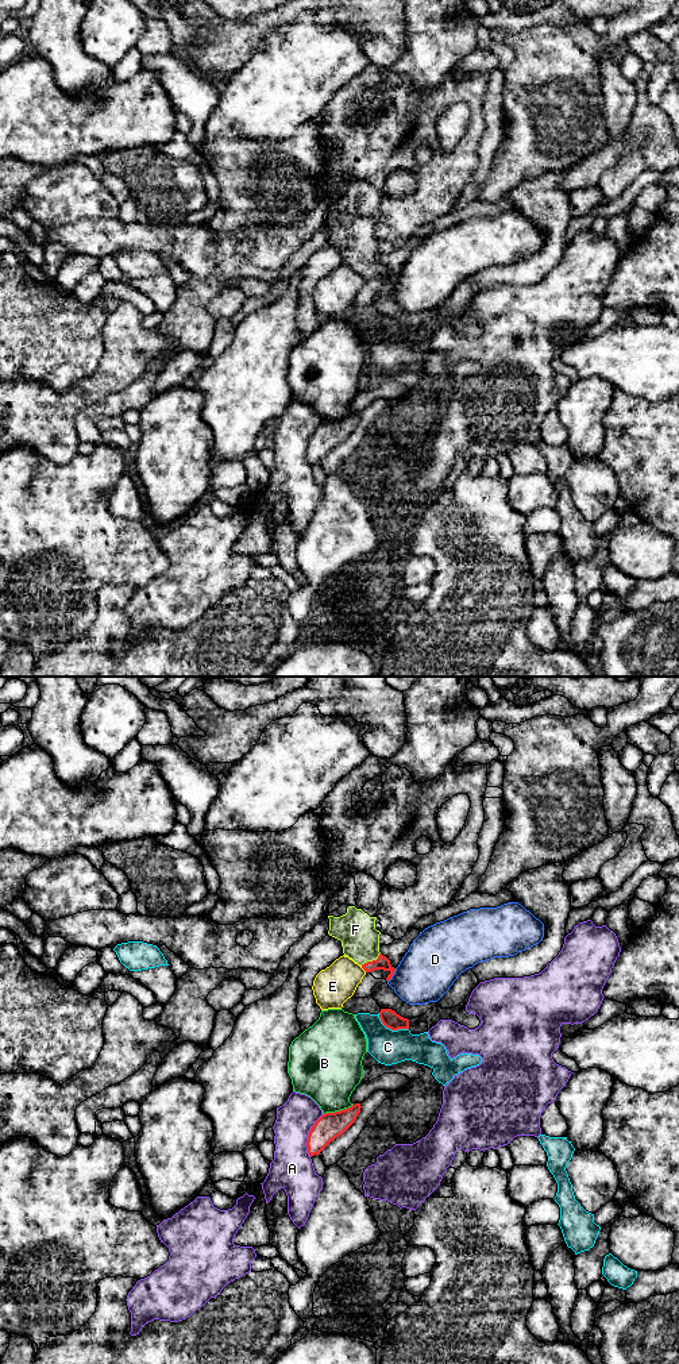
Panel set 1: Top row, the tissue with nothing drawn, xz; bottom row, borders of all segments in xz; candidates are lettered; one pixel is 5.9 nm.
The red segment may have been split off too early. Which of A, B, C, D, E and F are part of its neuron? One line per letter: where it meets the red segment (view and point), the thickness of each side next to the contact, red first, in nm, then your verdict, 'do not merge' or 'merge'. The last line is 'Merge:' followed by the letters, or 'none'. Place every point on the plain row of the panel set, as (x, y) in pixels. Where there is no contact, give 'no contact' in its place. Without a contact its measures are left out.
A: contact xz (308, 444); calibres 160 and 260 nm; do not merge
B: contact xz (338, 420); calibres 160 and 380 nm; do not merge
C: contact xz (390, 336); calibres 100 and 220 nm; do not merge
D: contact xz (393, 282); calibres 80 and 340 nm; do not merge
E: contact xz (363, 277); calibres 80 and 220 nm; do not merge
F: contact xz (373, 269); calibres 80 and 220 nm; merge
Merge: F

